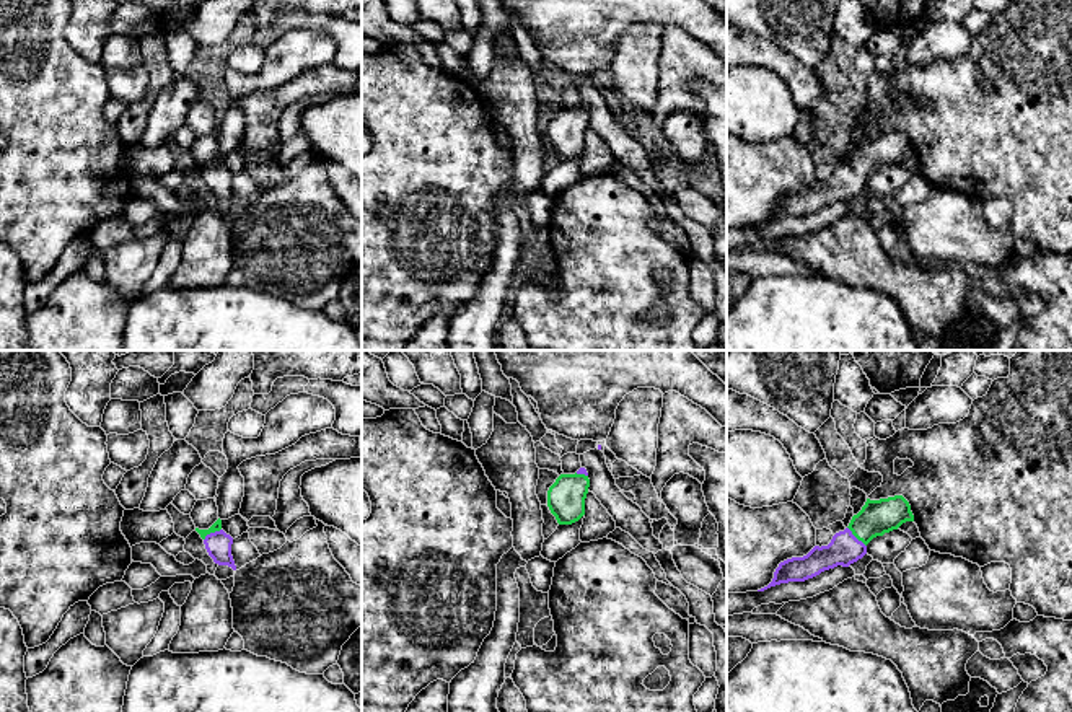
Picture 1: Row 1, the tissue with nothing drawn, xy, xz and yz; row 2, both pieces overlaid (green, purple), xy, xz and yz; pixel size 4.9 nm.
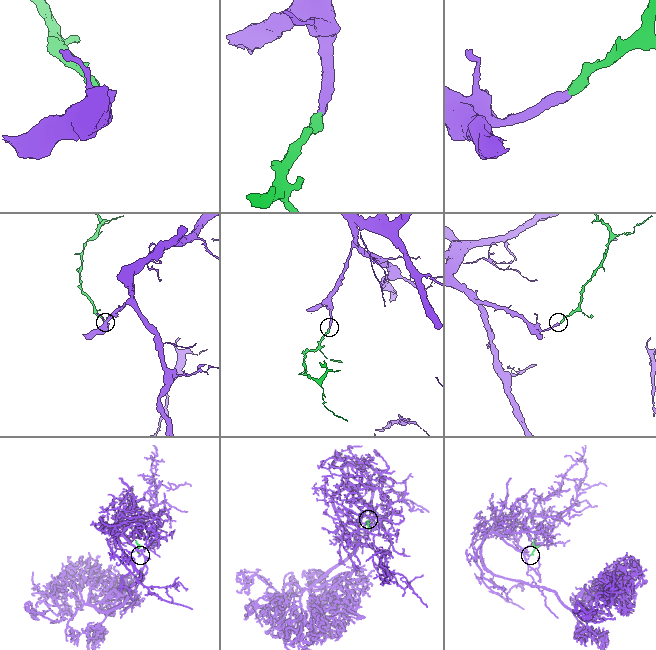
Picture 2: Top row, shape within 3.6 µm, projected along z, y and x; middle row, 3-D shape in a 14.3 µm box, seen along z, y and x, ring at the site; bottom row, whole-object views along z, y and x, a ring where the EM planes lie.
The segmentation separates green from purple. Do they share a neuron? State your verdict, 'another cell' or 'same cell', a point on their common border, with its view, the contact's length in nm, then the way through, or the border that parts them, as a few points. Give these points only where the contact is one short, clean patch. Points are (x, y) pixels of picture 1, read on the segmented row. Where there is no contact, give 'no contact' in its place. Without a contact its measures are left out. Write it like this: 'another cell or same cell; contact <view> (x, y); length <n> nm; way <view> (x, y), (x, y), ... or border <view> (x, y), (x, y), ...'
same cell; contact yz (856, 536); length 140 nm; way yz (877, 517), (856, 536), (844, 548)

